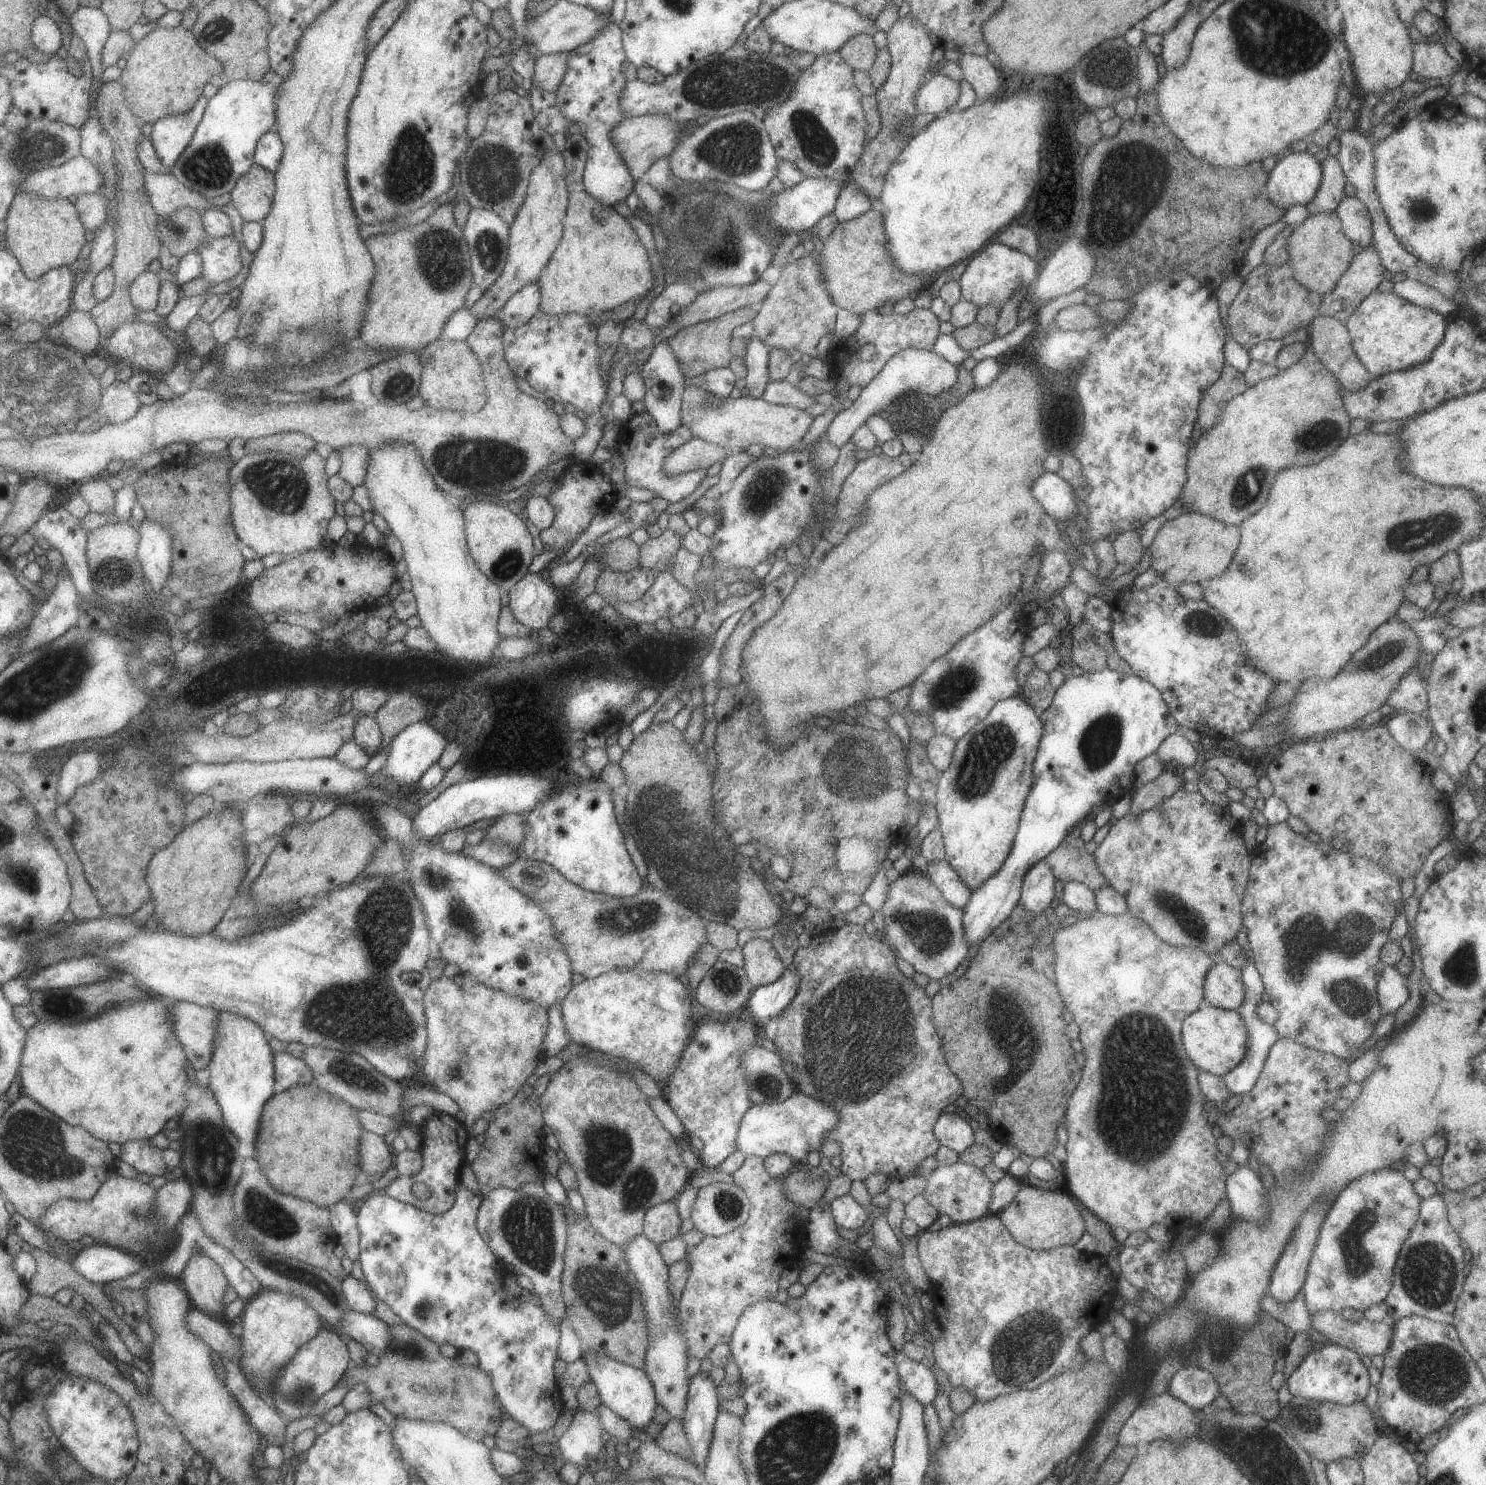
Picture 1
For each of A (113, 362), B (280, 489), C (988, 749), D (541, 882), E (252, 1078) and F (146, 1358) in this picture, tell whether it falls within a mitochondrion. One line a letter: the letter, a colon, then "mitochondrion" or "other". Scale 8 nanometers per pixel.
A: other
B: mitochondrion
C: mitochondrion
D: other
E: other
F: other

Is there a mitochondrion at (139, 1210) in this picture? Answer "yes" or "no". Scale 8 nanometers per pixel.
yes

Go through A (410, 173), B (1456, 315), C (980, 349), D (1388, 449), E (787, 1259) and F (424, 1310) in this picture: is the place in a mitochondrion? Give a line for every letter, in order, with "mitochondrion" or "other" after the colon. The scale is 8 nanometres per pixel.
A: mitochondrion
B: other
C: other
D: other
E: other
F: mitochondrion

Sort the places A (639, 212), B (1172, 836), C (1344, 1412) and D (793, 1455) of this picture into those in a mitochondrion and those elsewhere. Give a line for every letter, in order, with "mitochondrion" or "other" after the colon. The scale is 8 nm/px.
A: other
B: other
C: other
D: mitochondrion

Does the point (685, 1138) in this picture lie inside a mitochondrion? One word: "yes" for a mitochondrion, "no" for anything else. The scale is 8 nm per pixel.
no

